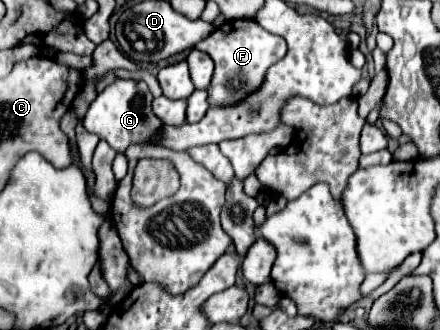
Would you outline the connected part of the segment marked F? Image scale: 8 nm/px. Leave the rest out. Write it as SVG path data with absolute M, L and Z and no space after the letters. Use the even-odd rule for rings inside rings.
M228 20L220 28L196 44L198 50L206 52L214 60L214 76L208 86L210 106L236 106L246 96L256 92L266 78L266 70L286 56L286 40L270 34L254 20ZM238 80L242 84L238 84Z

